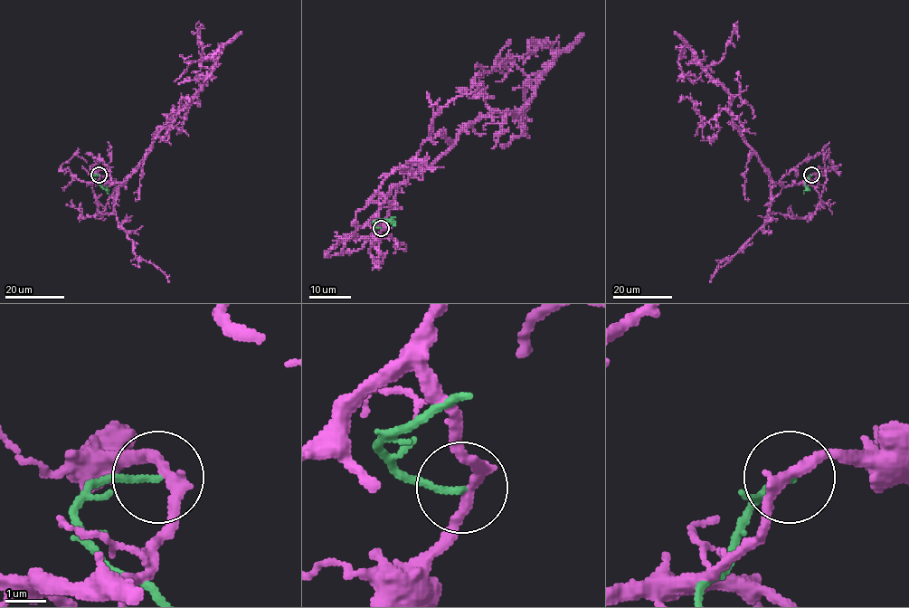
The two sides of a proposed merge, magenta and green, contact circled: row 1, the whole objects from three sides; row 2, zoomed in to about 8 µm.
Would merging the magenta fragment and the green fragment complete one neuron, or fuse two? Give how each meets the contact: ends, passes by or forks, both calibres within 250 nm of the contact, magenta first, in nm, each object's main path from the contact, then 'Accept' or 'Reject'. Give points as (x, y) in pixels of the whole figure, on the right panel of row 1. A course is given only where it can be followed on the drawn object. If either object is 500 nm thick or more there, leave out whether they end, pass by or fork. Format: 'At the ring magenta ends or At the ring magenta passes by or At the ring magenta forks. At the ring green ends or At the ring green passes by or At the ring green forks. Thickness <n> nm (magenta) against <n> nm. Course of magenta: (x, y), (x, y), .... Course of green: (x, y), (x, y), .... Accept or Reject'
At the ring magenta passes by. At the ring green ends. Thickness 280 nm (magenta) against 160 nm. Course of magenta: (811, 175), (782, 186), (771, 177), (734, 123), (730, 94), (686, 47), (678, 61), (682, 73), (700, 76). Course of green: (811, 175), (805, 184), (803, 194). Reject

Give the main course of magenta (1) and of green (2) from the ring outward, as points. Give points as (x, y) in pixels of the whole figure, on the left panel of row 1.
1: (99, 175), (96, 183), (108, 186), (127, 177), (205, 81), (219, 46), (213, 71), (184, 80), (189, 76)
2: (99, 175), (92, 176), (93, 180), (108, 194)

